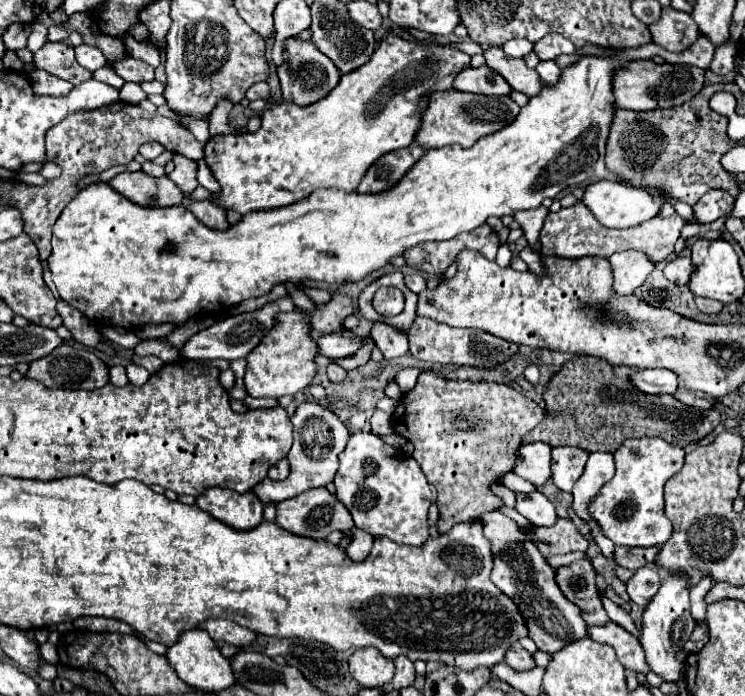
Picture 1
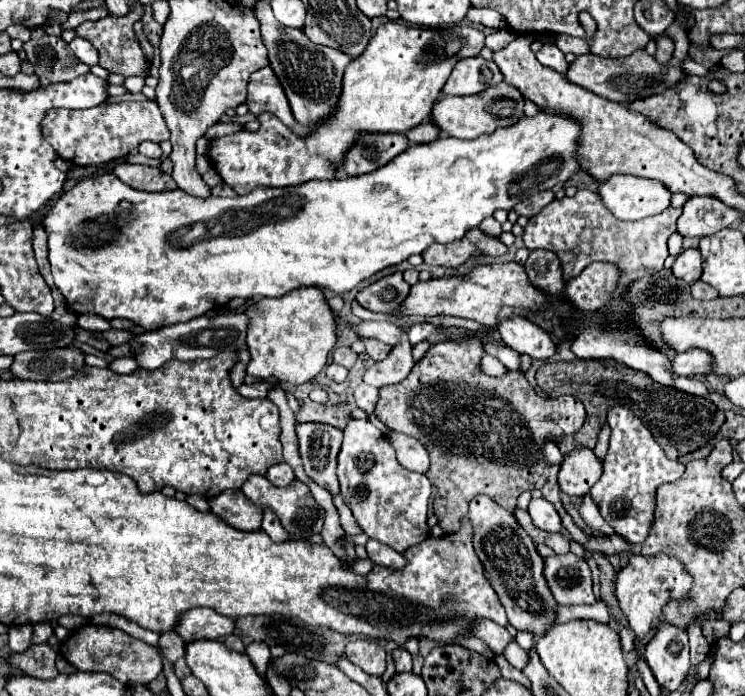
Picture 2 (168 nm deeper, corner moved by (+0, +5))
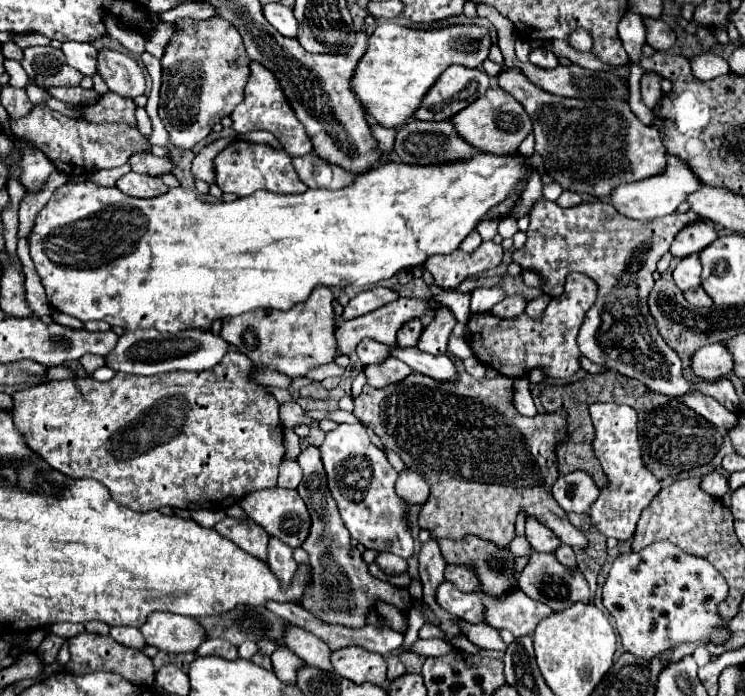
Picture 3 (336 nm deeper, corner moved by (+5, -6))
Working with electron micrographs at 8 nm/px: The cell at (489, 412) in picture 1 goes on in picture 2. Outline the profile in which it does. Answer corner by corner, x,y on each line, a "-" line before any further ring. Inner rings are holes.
476,338
464,340
464,342
442,342
442,344
432,346
400,384
380,388
376,416
390,430
418,438
424,444
424,448
430,452
430,470
426,472
426,476
438,488
438,494
434,498
434,514
438,516
438,526
446,534
456,532
460,526
460,518
468,514
470,500
478,494
490,496
496,504
512,512
516,506
516,498
524,490
538,488
542,496
556,506
562,518
562,526
568,530
568,534
576,542
580,542
586,550
602,552
606,556
628,552
630,542
622,540
618,534
588,538
572,522
572,518
566,514
566,510
560,504
560,488
556,482
558,466
548,466
544,464
544,458
542,458
542,446
548,440
558,440
566,434
578,432
578,428
582,426
586,418
586,410
582,402
572,396
540,398
534,392
534,388
528,384
522,372
508,372
502,378
486,376
480,368
482,356
484,356
484,350

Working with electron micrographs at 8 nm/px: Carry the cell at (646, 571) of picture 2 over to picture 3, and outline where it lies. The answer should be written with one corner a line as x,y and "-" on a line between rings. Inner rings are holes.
657,541
645,547
639,553
621,553
609,571
609,577
603,585
603,605
615,619
621,645
627,653
633,653
641,659
653,659
681,643
707,641
713,645
723,645
729,641
729,623
721,619
717,605
727,599
727,583
723,575
707,561
685,551
679,551
677,545
669,541

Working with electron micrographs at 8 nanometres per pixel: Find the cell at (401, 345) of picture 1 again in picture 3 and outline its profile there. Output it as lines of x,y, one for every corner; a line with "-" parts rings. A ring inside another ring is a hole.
363,339
357,345
357,355
361,359
363,365
371,365
371,363
381,363
389,357
389,345
377,343
375,339

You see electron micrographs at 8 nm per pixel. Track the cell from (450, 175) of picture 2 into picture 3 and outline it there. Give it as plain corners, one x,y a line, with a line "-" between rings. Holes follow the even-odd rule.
475,153
469,161
459,163
445,163
445,165
405,165
405,163
387,163
381,165
365,175
359,175
353,185
337,189
337,191
325,191
325,189
307,189
301,195
277,195
269,191
257,191
253,195
241,197
233,203
207,203
195,195
191,189
175,187
169,189
165,195
151,197
151,199
135,199
121,193
117,187
101,187
93,181
83,183
71,183
57,187
49,203
37,213
35,225
27,237
31,259
35,263
35,271
41,279
41,285
45,287
49,303
61,311
67,313
79,321
107,321
109,325
119,325
123,329
157,329
161,333
179,333
187,327
197,329
211,329
211,323
217,319
223,319
227,315
241,315
251,309
281,309
287,311
295,303
305,301
311,291
317,285
327,287
371,287
383,279
393,277
399,269
411,269
419,263
425,263
427,257
437,253
453,253
461,241
475,229
477,221
495,205
499,205
511,189
529,177
529,169
525,165
523,157
515,155
489,155
489,153

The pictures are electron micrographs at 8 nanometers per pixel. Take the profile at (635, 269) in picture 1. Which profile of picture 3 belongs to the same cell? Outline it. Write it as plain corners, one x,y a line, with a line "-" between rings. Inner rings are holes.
569,273
565,291
553,297
543,315
533,319
527,313
517,317
497,317
493,313
471,313
465,325
465,341
471,345
475,357
497,373
517,379
525,377
531,369
541,369
551,379
571,377
581,369
581,351
577,347
577,331
585,319
585,313
597,299
597,285
581,275

